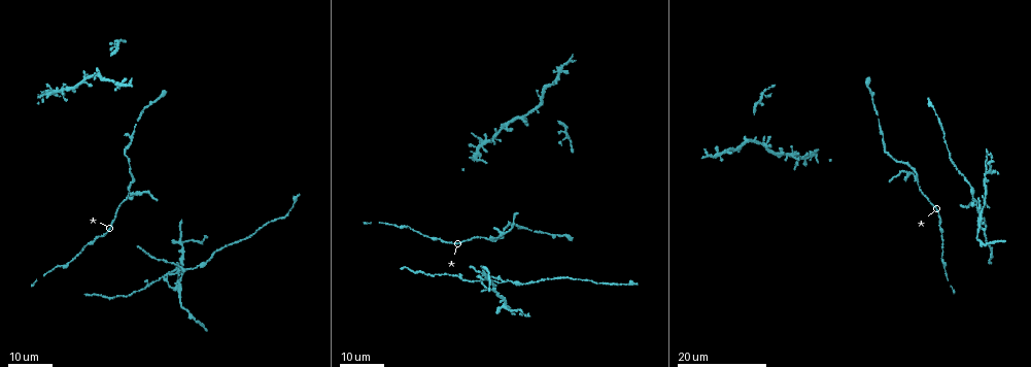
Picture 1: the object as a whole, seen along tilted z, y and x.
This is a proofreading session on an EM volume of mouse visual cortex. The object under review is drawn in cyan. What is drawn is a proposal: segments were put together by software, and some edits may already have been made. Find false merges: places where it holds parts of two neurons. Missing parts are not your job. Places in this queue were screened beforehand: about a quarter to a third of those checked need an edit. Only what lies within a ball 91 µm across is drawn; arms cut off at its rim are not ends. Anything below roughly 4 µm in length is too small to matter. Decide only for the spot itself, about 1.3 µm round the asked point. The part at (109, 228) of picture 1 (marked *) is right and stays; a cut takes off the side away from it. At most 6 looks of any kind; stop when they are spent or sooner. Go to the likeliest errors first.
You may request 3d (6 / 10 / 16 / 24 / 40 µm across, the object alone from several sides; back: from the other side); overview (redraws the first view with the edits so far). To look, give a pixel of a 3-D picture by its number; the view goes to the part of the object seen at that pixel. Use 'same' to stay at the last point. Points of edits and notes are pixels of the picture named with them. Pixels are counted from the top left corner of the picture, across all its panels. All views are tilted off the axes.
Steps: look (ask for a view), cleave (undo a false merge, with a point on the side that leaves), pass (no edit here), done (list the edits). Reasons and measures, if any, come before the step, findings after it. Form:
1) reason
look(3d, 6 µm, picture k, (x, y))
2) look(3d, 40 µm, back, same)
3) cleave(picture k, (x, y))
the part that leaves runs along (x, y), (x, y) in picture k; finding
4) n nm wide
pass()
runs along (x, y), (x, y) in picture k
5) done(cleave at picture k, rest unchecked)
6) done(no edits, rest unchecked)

four or more arms meet
look(3d, 24 µm, picture 1, (490, 238))

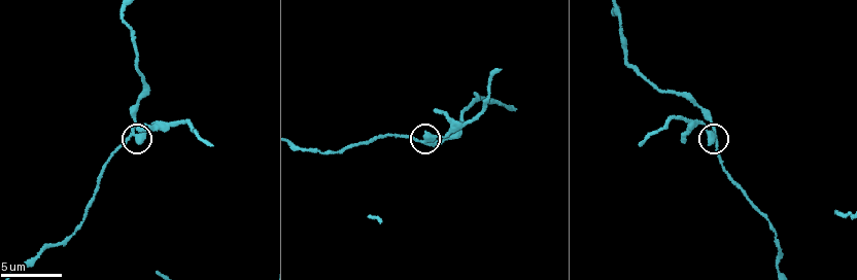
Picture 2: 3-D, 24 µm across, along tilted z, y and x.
zoom in
look(3d, 10 µm, picture 2, (137, 135))

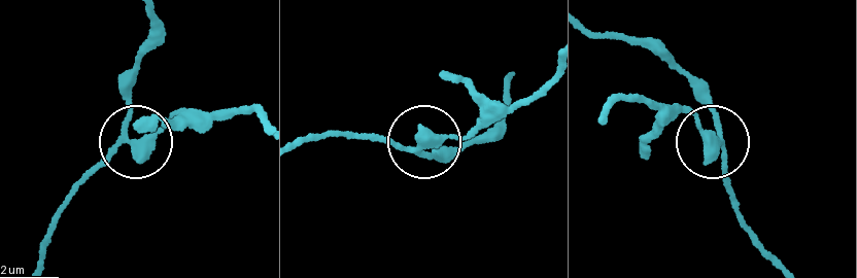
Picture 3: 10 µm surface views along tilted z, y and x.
side arm 12 µm
cleave(picture 3, (162, 131))
the part that leaves runs along (128, 139), (150, 139), (186, 112), (249, 110), (262, 118) in picture 3; a second neuron is stuck on

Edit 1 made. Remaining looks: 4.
see it whole again
look(overview)

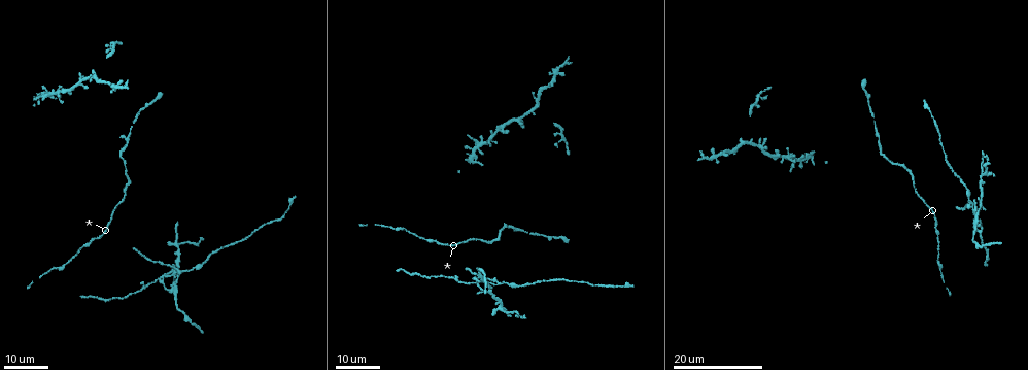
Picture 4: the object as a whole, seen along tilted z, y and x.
look(3d, 24 µm, picture 4, (164, 279))

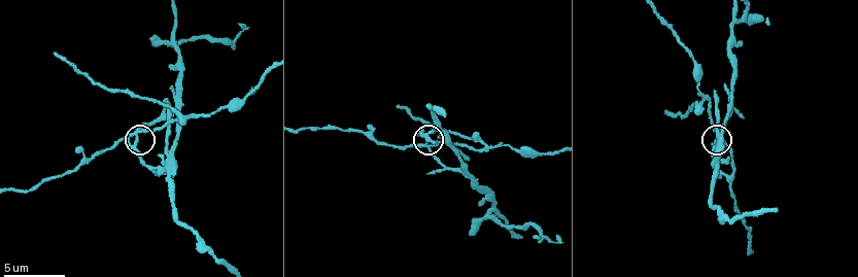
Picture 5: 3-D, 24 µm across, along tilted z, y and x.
look(3d, 6 µm, picture 5, (138, 137))

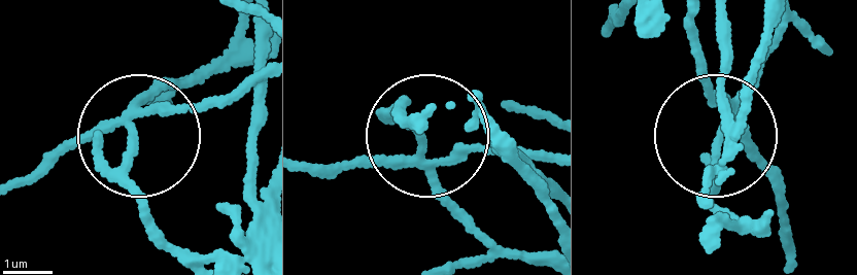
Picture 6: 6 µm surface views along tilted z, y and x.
side arm 22 µm
cleave(picture 6, (170, 88))
the part that leaves runs along (423, 167), (489, 234), (533, 253) in picture 6; two neurons meet here

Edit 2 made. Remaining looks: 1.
side arm on a straight run
look(3d, 10 µm, picture 5, (485, 146))

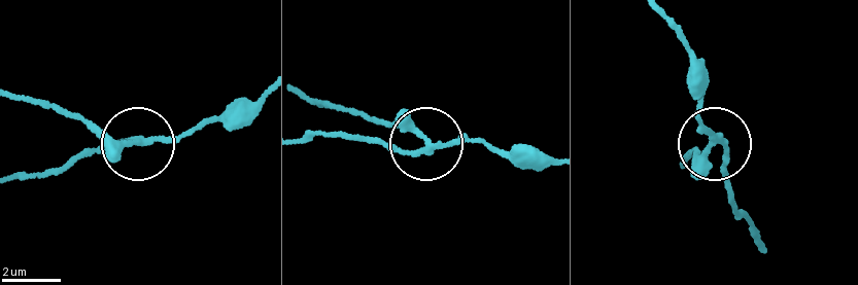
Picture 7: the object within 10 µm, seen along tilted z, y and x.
160 nm wide
cleave(picture 7, (94, 127))
the part that leaves runs along (132, 142), (13, 98) in picture 7; a second neuron is stuck on

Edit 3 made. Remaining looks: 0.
done(cleave at picture 3, cleave at picture 6, cleave at picture 7, rest unchecked)

